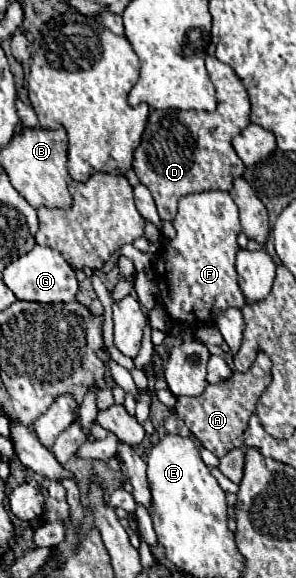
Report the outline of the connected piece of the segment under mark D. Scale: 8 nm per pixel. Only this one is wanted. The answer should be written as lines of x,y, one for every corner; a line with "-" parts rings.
216,56
206,58
206,70
216,86
218,94
218,108
214,112
180,112
180,110
152,110
148,116
146,130
142,134
140,146
134,150
134,172
138,180
152,192
158,214
162,220
174,220
178,210
178,200
188,194
204,192
204,190
230,190
232,180
244,174
244,164
232,148
232,138
242,132
250,124
250,100
242,80
238,80
236,72
220,62

